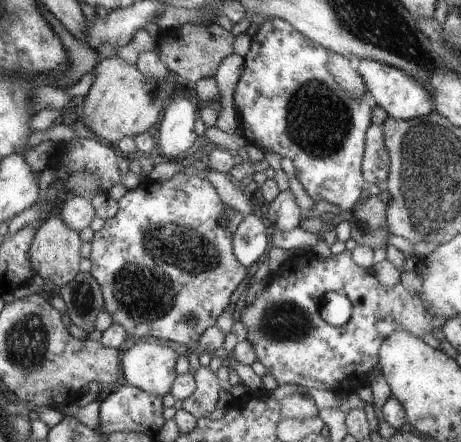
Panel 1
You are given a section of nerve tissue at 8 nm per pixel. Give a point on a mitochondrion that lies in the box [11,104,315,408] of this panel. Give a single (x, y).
(146, 291)

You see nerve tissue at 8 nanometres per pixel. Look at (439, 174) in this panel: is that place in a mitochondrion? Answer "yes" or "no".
yes

